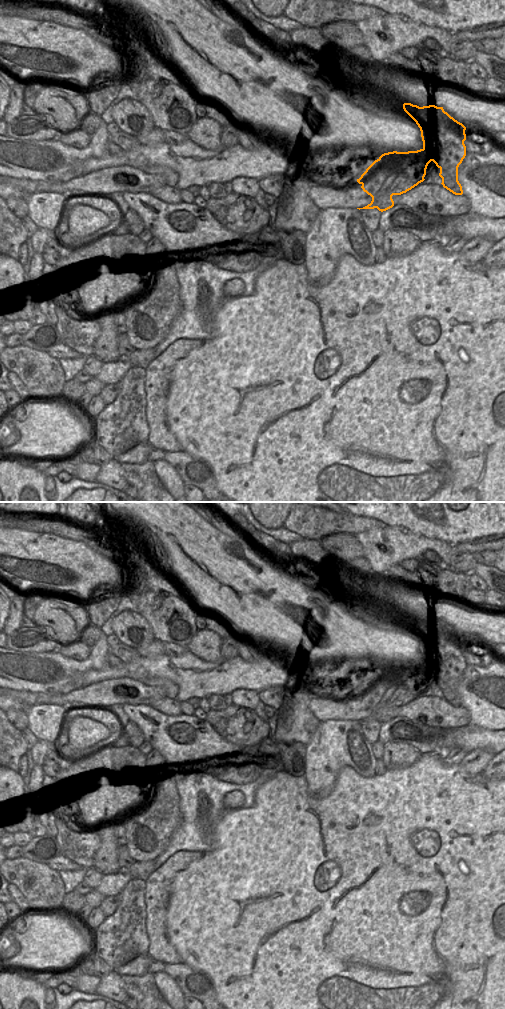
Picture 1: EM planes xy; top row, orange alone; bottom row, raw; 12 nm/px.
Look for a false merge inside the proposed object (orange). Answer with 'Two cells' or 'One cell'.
Two cells.

